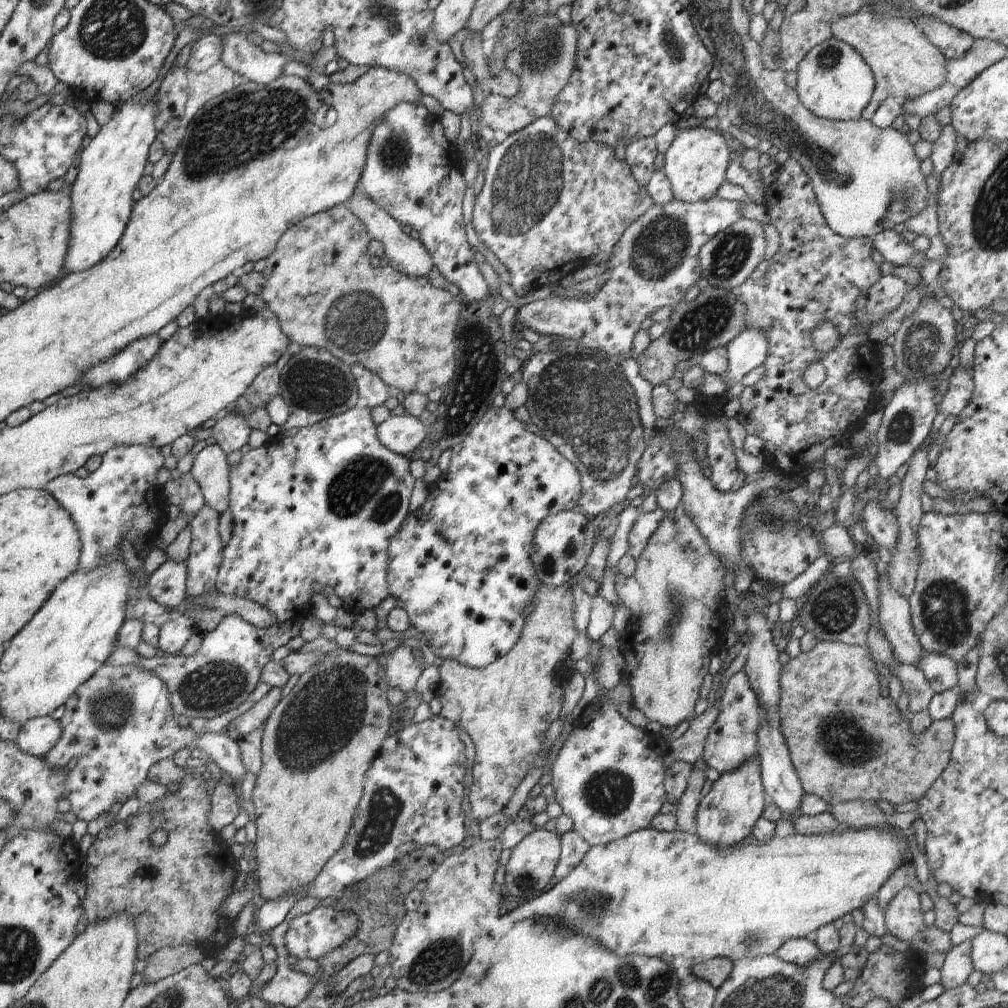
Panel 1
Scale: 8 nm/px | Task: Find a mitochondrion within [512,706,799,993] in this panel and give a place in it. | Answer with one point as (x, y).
(608, 792)

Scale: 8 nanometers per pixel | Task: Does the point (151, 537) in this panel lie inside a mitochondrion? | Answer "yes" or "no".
no

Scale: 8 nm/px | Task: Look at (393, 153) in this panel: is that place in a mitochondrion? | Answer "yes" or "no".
yes

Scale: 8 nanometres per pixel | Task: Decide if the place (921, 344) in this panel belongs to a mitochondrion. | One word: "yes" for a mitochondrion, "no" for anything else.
yes

